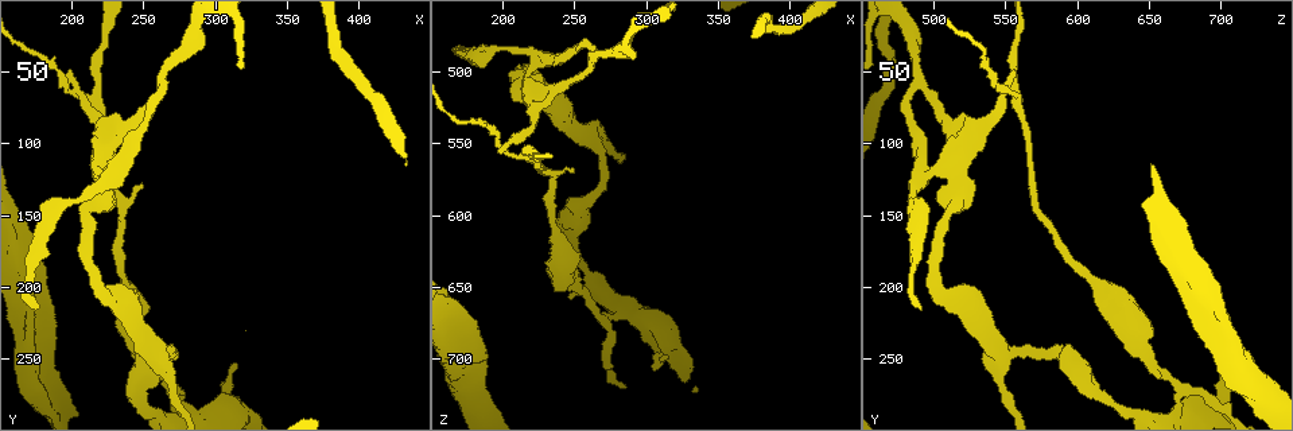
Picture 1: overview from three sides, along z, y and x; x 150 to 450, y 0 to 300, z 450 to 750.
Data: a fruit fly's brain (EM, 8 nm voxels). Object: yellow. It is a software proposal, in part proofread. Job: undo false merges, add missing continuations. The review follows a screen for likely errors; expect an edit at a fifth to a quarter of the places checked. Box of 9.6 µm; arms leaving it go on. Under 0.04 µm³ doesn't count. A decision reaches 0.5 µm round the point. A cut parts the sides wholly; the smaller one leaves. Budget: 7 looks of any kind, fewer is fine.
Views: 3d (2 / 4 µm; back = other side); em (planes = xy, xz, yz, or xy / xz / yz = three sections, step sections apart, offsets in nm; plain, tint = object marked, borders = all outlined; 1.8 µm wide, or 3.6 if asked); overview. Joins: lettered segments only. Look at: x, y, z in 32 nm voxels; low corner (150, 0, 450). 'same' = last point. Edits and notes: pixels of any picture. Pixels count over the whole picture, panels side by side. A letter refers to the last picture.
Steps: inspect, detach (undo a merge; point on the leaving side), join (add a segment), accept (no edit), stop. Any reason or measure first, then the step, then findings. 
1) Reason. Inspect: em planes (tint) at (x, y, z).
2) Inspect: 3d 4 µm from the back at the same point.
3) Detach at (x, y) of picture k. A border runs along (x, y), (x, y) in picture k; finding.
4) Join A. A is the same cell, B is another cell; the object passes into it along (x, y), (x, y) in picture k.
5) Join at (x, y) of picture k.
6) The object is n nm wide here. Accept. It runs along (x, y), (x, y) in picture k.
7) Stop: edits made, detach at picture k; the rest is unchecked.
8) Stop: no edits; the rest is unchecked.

Sharp bend. Inspect: em planes (borders) at (270, 276, 674).

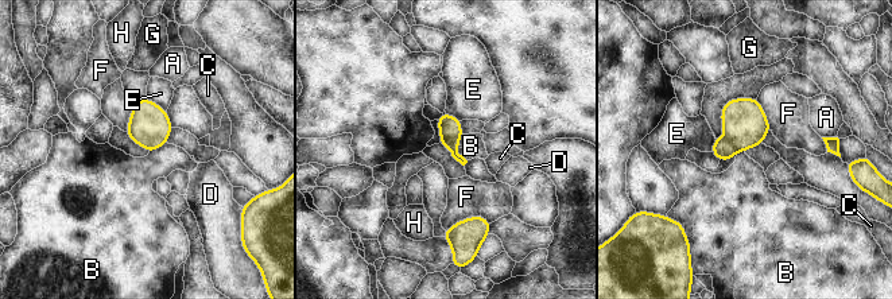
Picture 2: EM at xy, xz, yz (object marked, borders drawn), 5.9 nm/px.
The longest contact is with F, 280 nm. Detach at (449, 142) of picture 2. A, B, C, D, E, F, G and H are other cells; a border runs along (442, 136), (457, 136), (460, 139) in picture 2; a second cell is stuck on.

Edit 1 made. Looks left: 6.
Inspect: overview.

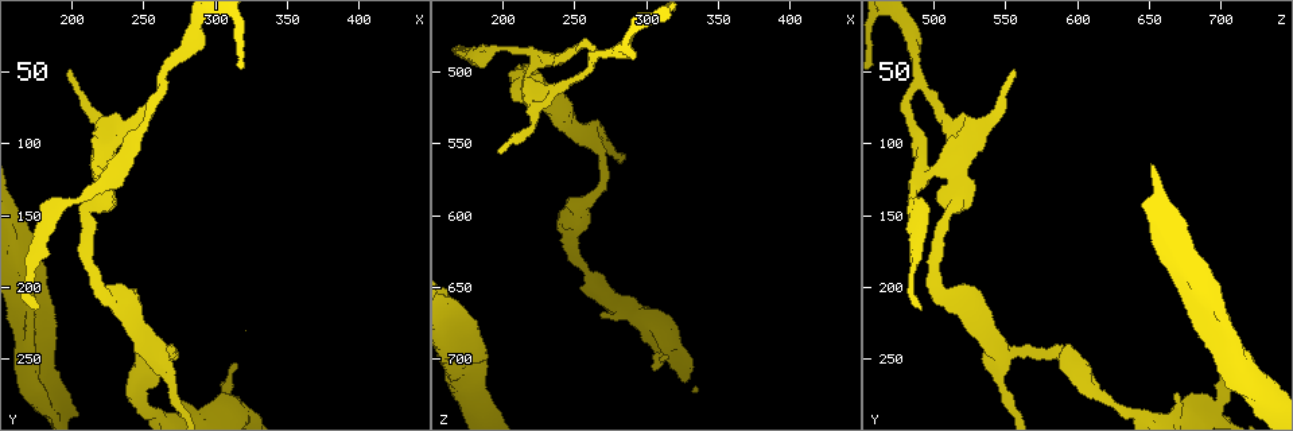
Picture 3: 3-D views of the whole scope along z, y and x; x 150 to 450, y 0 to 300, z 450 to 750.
An open end. Inspect: em 3.6 µm planes (plain) at (182, 190, 676).

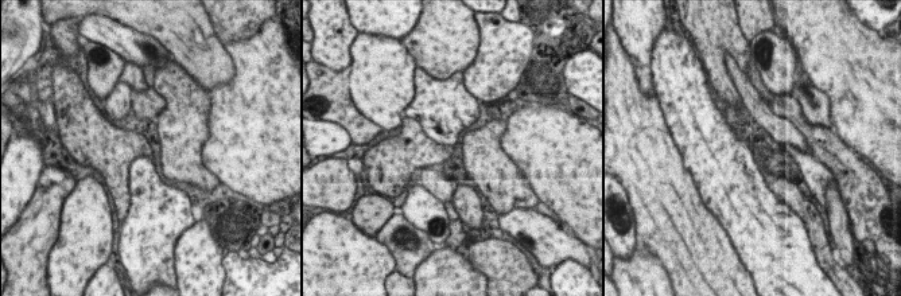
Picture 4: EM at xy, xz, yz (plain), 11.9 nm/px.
Inspect: em 3.6 µm planes (borders) at the same point.

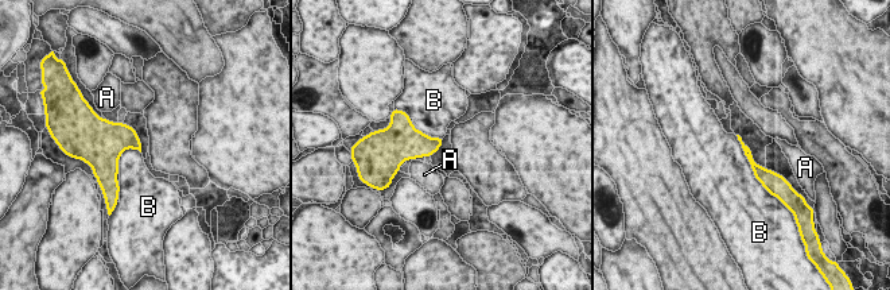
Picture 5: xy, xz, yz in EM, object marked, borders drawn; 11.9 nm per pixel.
Accept. A and B are other cells; no lettered segment goes on from it.

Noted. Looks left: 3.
Calibre changes. Inspect: em planes (borders) at (262, 246, 548).

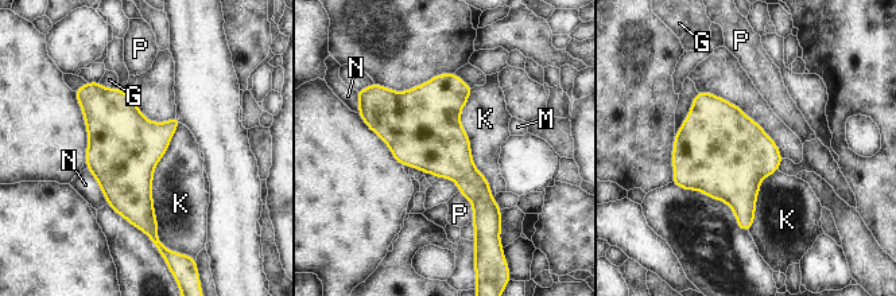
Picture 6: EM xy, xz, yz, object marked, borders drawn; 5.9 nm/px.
Accept. G, K, M, N and P are other cells; one cell here.

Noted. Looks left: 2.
Stop: edits made, detach at picture 2; the rest is unchecked.

